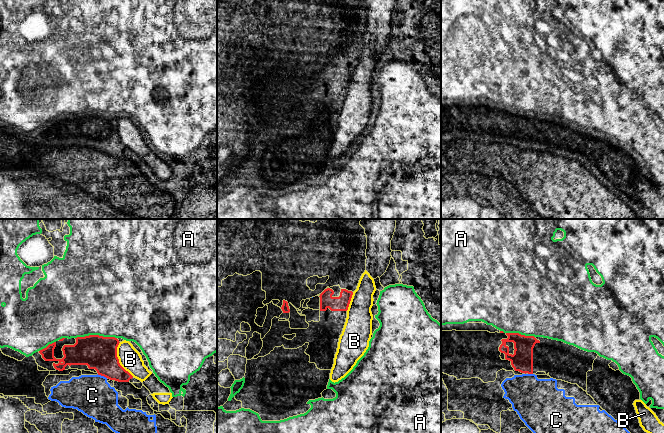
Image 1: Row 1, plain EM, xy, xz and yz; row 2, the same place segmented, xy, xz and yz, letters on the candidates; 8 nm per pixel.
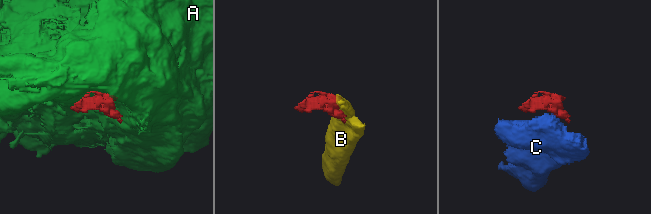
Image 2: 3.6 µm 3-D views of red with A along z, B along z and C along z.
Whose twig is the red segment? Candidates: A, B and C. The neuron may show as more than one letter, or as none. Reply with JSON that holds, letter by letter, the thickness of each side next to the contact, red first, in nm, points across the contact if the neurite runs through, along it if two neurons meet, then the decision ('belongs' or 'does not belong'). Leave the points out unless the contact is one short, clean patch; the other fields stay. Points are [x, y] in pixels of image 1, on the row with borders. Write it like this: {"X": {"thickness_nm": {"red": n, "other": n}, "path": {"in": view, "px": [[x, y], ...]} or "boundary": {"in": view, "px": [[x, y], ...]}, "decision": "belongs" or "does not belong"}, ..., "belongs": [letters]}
{"A": {"thickness_nm": {"red": 280, "other": 500}, "decision": "does not belong"}, "B": {"thickness_nm": {"red": 280, "other": 180}, "decision": "does not belong"}, "C": {"thickness_nm": {"red": 280, "other": 320}, "boundary": {"in": "xy", "px": [[97, 374], [103, 375], [106, 378]]}, "decision": "does not belong"}, "belongs": []}

